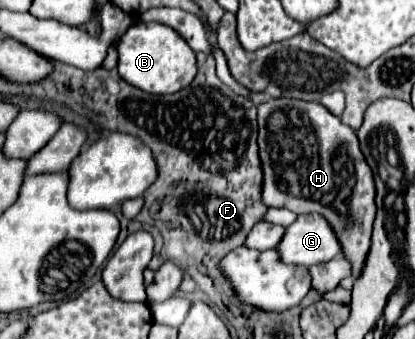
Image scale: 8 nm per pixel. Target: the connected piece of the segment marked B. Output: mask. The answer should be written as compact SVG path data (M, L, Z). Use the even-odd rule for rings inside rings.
M136 22L124 32L118 42L118 72L128 84L148 94L172 94L186 88L194 80L196 54L170 26L156 22Z

